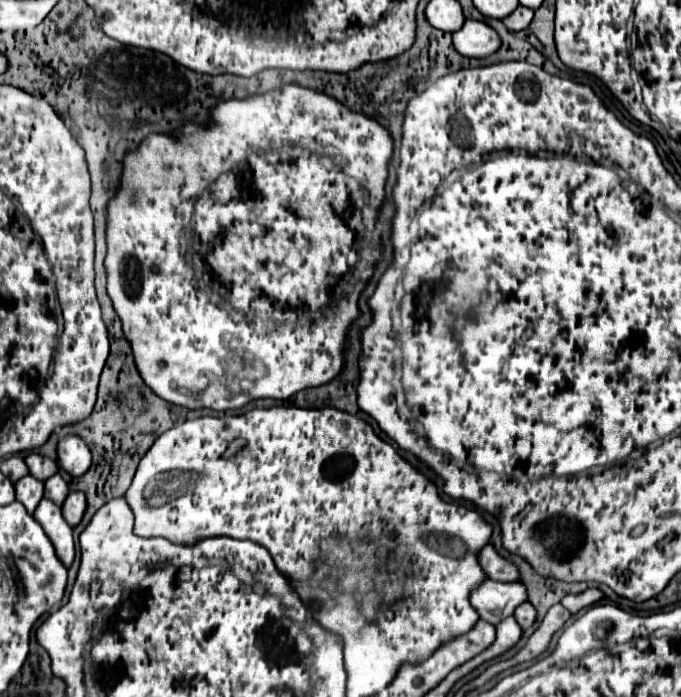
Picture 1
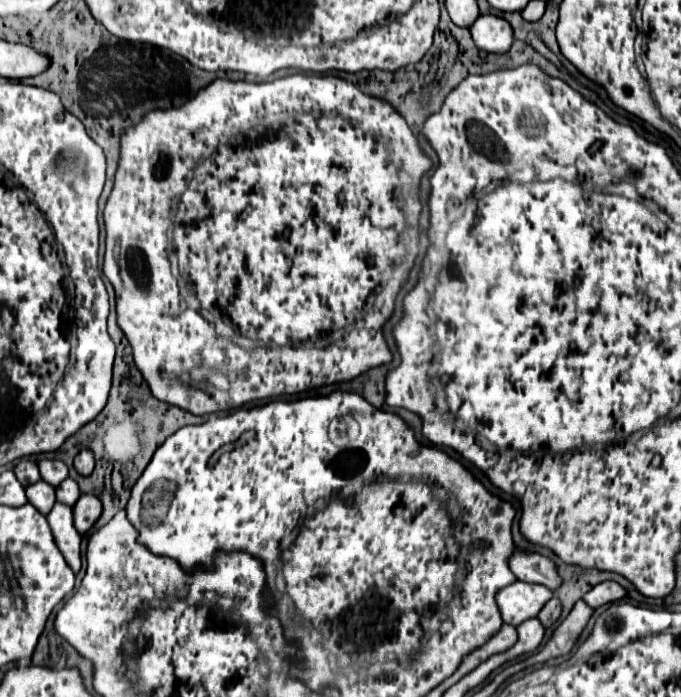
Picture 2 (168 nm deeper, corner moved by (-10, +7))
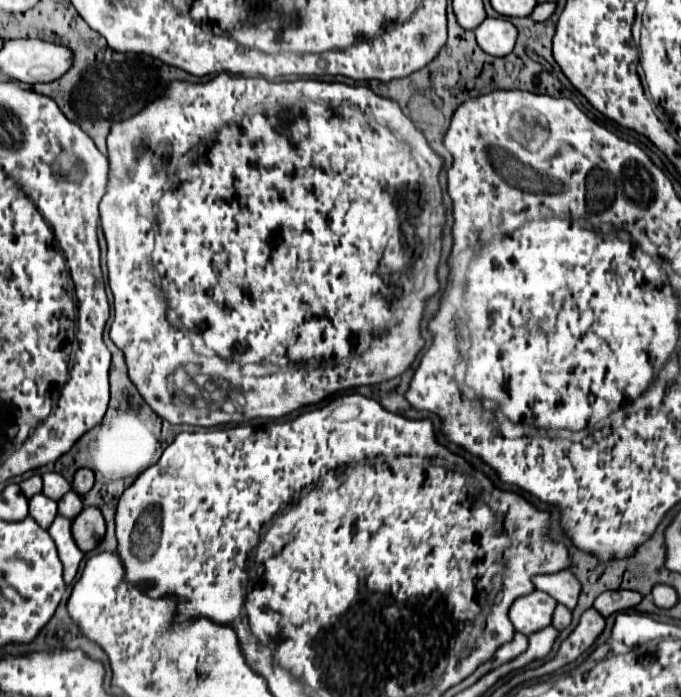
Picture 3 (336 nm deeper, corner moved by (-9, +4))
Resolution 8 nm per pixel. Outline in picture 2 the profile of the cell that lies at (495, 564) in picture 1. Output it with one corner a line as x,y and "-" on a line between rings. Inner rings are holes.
516,551
510,559
510,567
520,581
544,585
550,591
556,591
556,587
560,587
560,575
556,571
556,565
548,557

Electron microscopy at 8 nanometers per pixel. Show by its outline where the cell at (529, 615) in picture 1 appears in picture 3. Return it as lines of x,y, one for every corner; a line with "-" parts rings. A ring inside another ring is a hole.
557,604
555,612
553,612
553,622
551,624
561,632
563,628
569,626
569,622
571,622
571,610
565,608
563,604

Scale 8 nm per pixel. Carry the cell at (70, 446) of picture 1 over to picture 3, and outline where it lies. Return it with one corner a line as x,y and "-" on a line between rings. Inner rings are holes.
79,468
75,472
75,480
73,480
73,490
77,494
87,494
91,488
93,488
93,482
95,482
95,476
89,468

